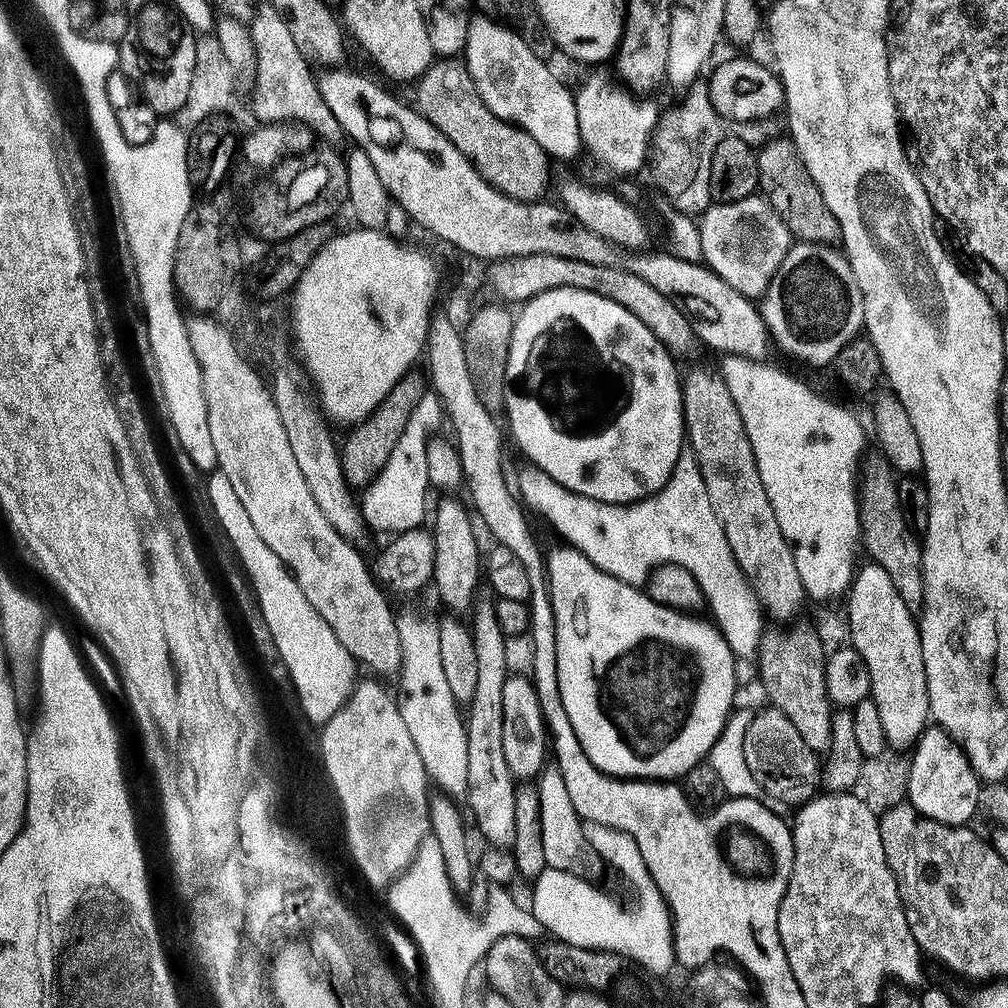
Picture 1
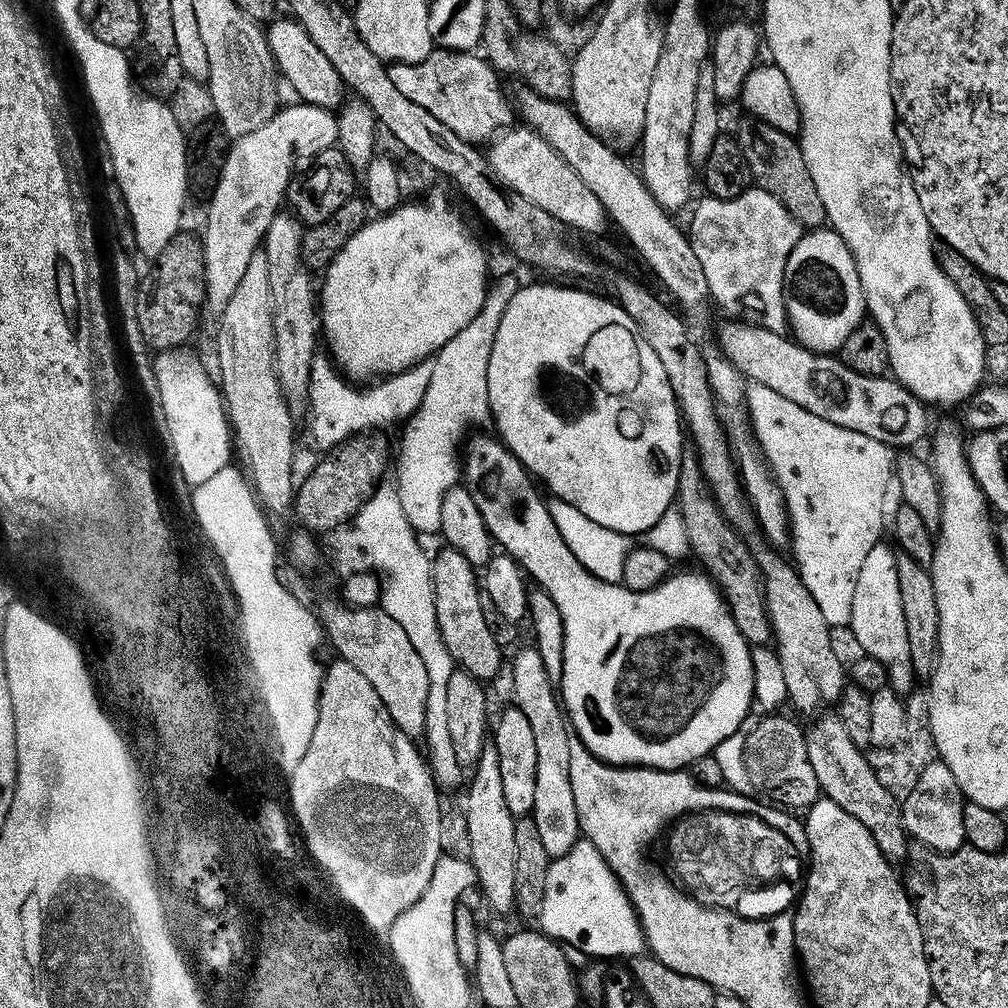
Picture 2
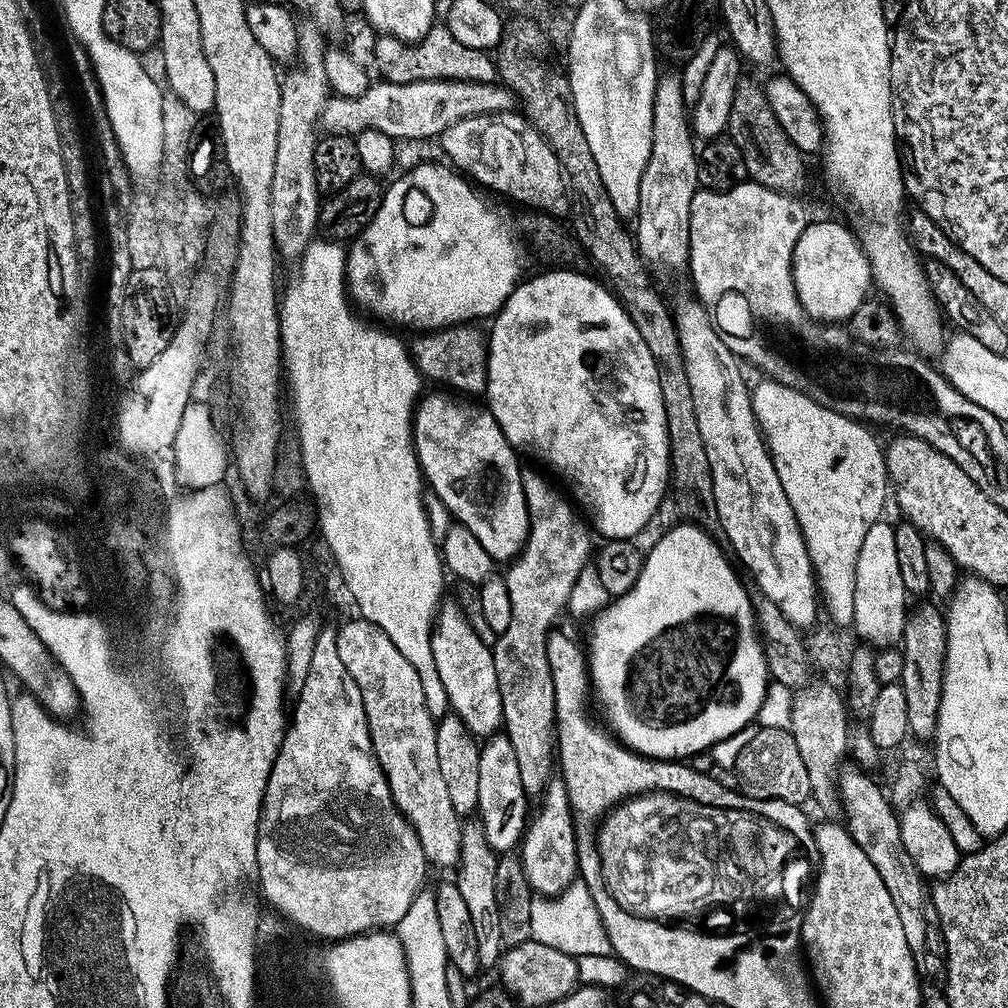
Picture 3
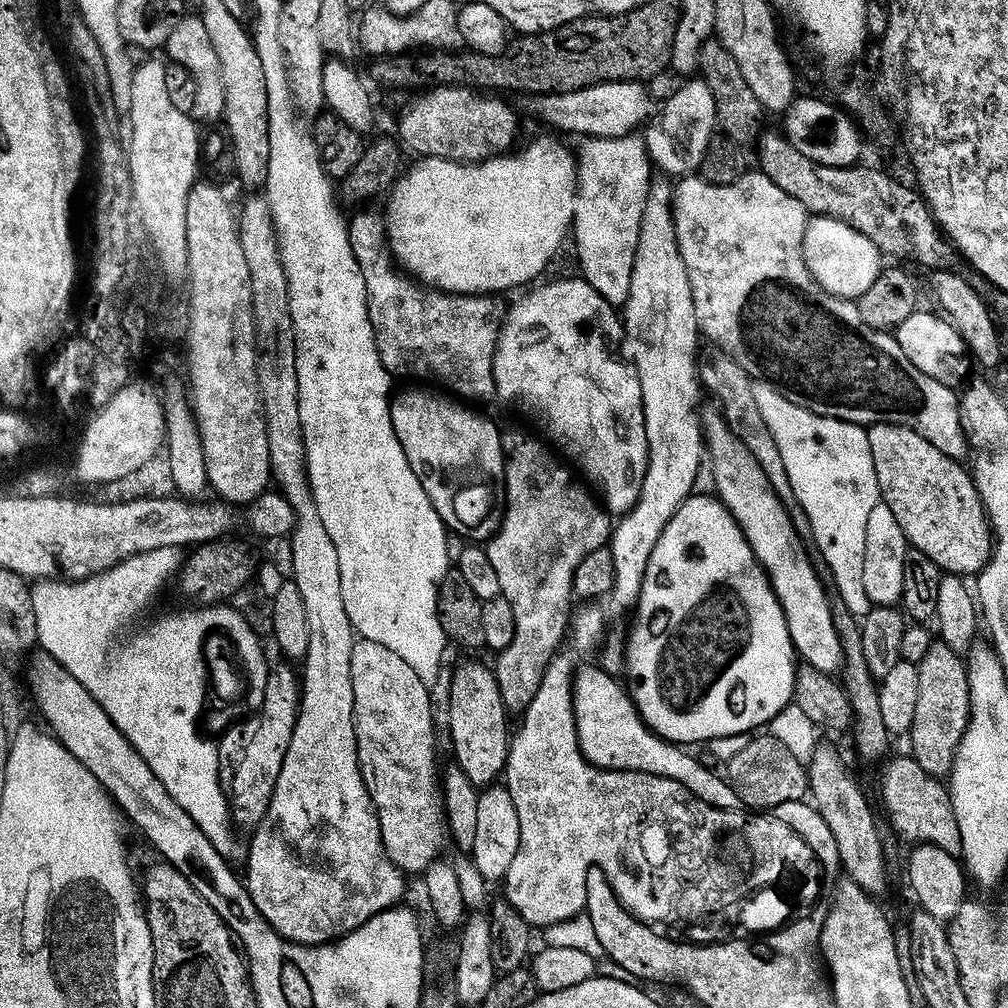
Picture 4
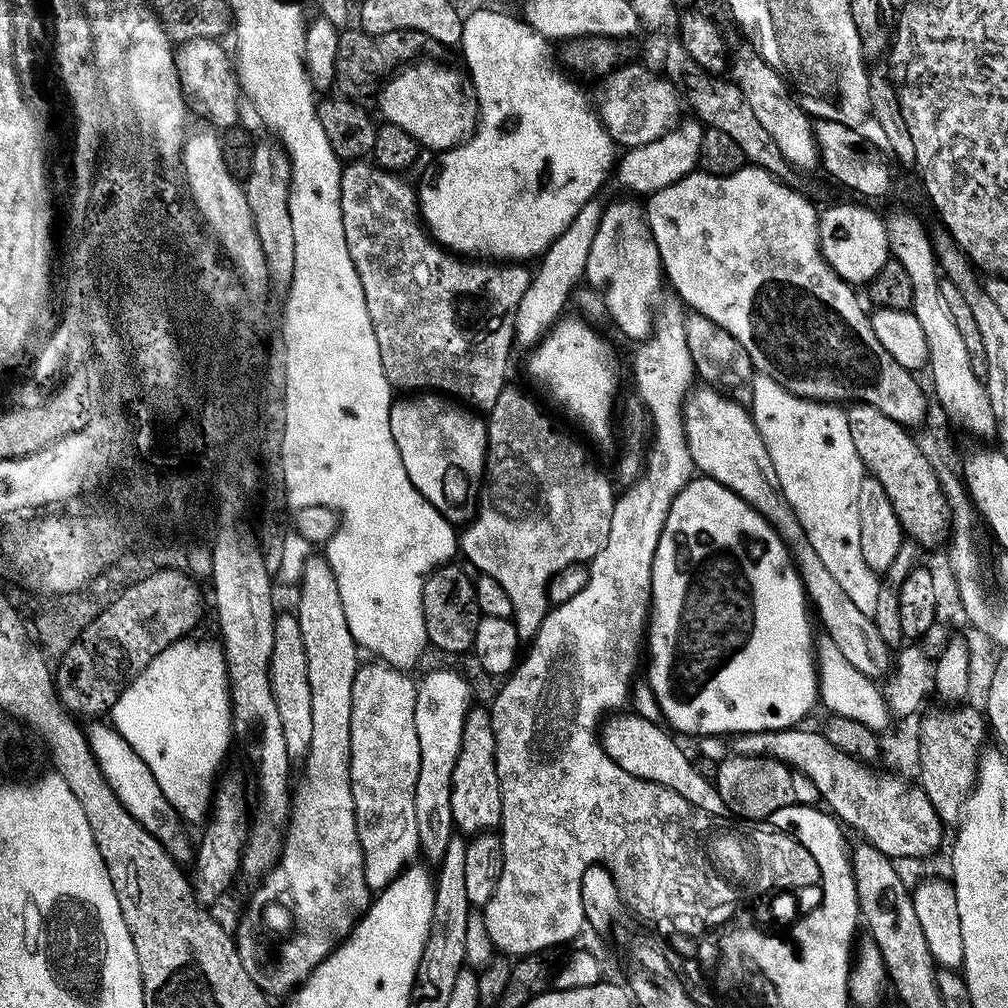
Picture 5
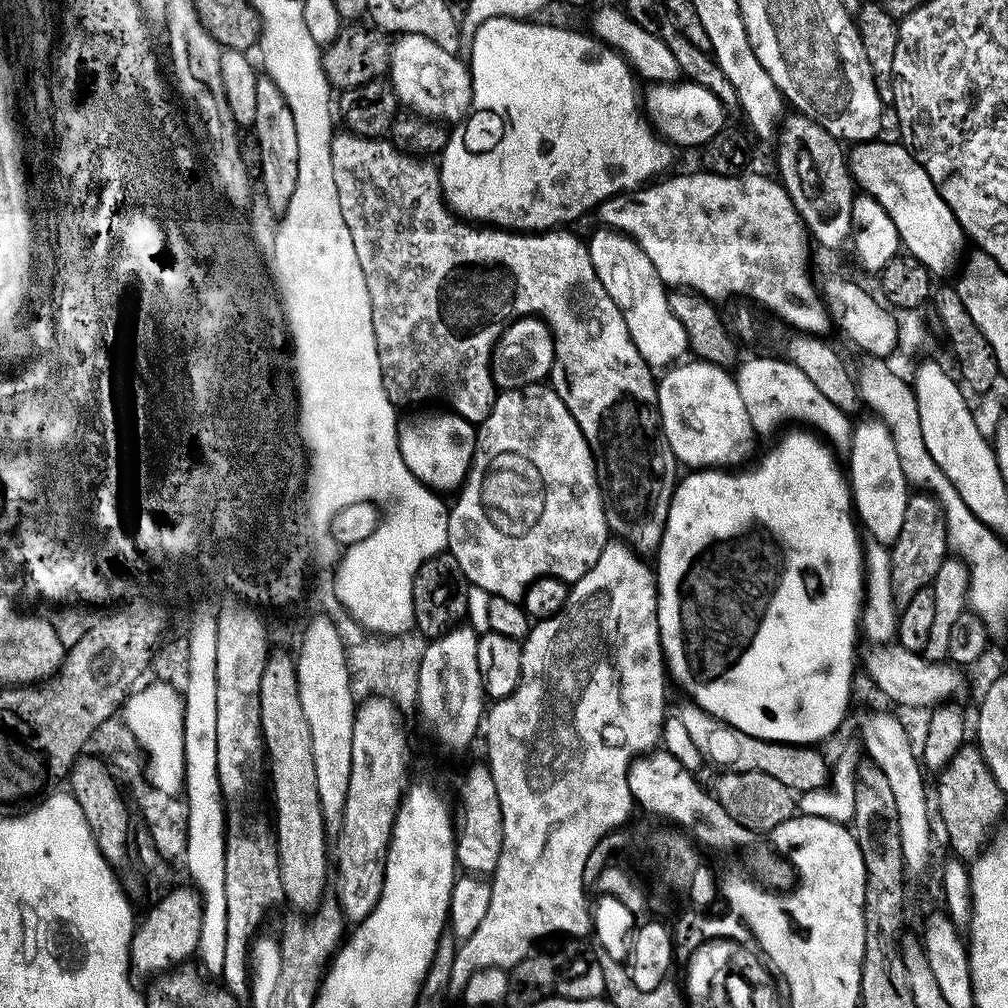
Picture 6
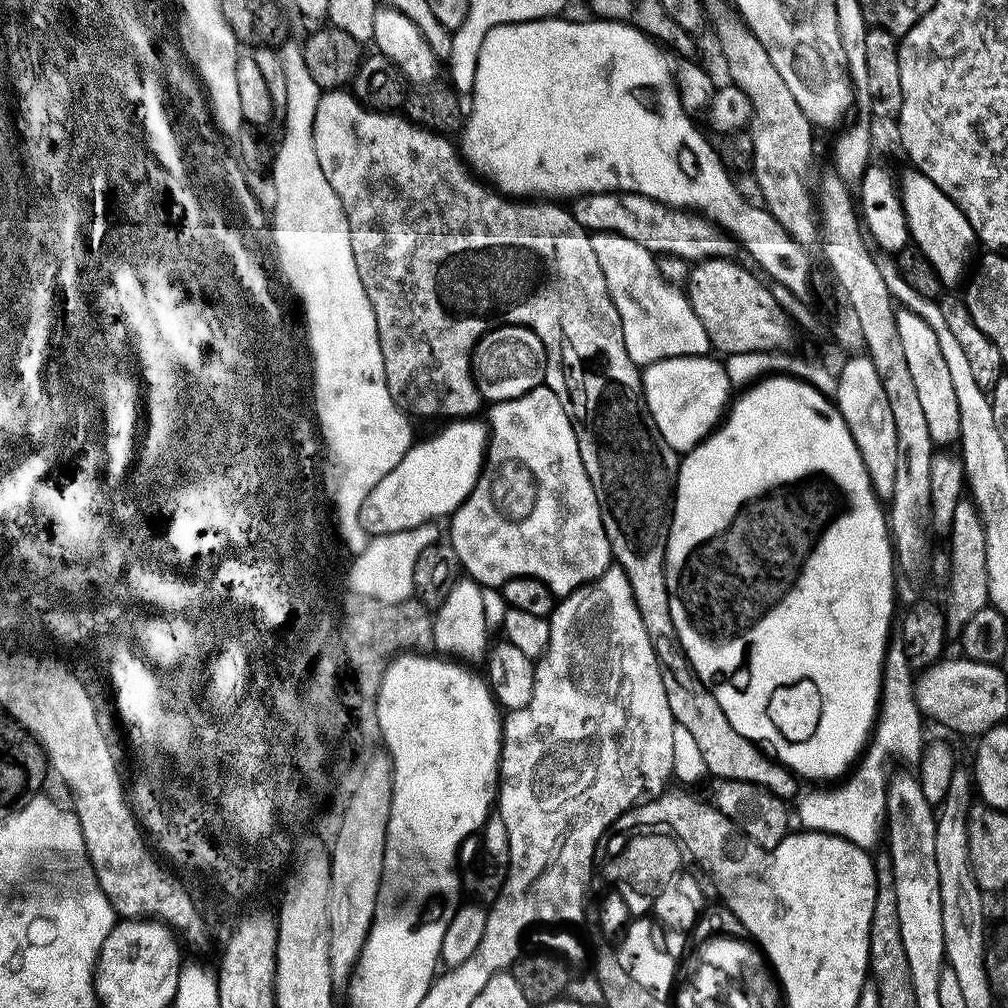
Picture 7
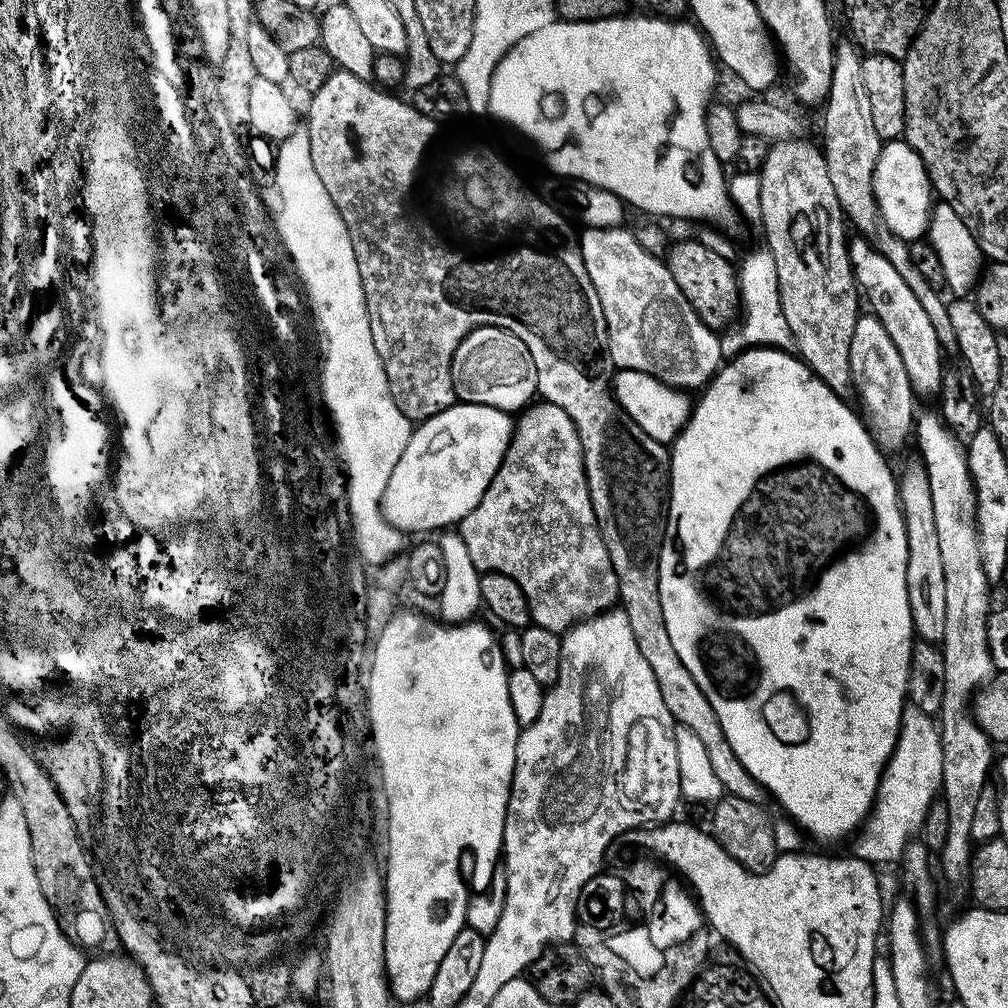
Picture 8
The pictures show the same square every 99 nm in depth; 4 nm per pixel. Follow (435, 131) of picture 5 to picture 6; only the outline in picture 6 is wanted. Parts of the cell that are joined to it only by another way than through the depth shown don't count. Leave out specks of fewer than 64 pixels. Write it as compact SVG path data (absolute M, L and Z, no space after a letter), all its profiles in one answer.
M413 32L397 35L391 46L390 81L405 109L441 122L460 122L467 117L472 108L472 73L457 53L442 50L438 42Z

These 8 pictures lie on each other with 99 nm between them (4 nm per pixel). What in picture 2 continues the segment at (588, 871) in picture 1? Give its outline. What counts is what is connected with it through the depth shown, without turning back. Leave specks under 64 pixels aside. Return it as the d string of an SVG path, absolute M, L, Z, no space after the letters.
M535 646L520 648L512 656L512 696L514 707L526 716L534 734L537 773L534 774L534 804L530 816L549 857L565 856L580 838L580 823L574 806L574 790L570 790L570 724L558 699L554 682L546 674L546 666Z

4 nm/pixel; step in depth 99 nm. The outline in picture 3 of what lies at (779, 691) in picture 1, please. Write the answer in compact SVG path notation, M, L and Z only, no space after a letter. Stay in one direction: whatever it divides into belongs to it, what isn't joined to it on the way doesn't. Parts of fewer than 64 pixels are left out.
M844 766L839 771L839 799L843 815L848 815L847 830L854 842L862 846L866 858L874 862L874 870L878 870L886 890L890 890L890 898L898 909L898 919L902 921L906 944L910 946L917 972L924 978L943 977L948 951L944 945L944 931L940 929L940 915L932 901L932 889L929 881L918 870L918 866L914 866L914 858L906 854L906 846L902 846L897 810L893 808L881 785L879 788L871 778L867 771L857 766Z

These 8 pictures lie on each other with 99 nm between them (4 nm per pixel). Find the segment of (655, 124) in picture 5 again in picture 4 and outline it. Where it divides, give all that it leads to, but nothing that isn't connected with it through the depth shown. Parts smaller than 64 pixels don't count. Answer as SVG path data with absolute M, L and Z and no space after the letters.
M611 80L582 90L519 93L514 108L522 116L524 114L562 132L574 132L577 136L624 137L635 133L638 126L646 124L655 113L656 105L645 88L641 81Z

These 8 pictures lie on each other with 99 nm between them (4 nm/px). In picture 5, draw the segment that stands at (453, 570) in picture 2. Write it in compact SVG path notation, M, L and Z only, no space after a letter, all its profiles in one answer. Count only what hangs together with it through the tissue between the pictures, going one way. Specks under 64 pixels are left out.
M476 707L468 709L468 717L462 730L462 750L458 750L458 762L454 764L450 786L450 810L453 811L455 827L468 836L497 829L502 814L502 790L498 786L492 714L487 707Z

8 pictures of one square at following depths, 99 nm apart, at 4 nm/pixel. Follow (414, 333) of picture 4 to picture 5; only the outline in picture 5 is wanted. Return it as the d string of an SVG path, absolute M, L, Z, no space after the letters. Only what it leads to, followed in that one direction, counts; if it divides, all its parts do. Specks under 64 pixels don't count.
M361 158L355 162L348 162L343 165L340 173L340 209L342 210L342 230L346 234L346 250L350 250L350 258L354 262L354 270L358 270L358 278L362 282L362 294L366 298L366 310L370 314L370 322L374 326L374 338L378 338L378 354L382 358L382 362L388 362L388 356L392 354L392 362L394 362L394 354L404 354L404 348L408 350L408 342L412 342L412 332L428 332L428 338L430 344L432 344L432 352L430 354L440 354L440 372L442 372L442 382L440 384L448 384L450 386L450 398L456 402L463 402L469 409L472 410L490 410L494 406L494 402L498 402L498 394L502 394L502 390L506 387L506 381L504 380L508 376L508 355L514 352L514 337L516 334L516 311L518 310L518 302L522 302L522 294L526 294L526 286L532 284L532 272L529 271L523 263L520 262L481 262L476 258L461 258L459 255L453 254L445 250L441 245L437 244L432 239L427 228L424 227L419 215L418 215L418 192L415 187L412 188L404 181L403 175L388 172L385 168L377 168L375 163L369 162L367 159Z

